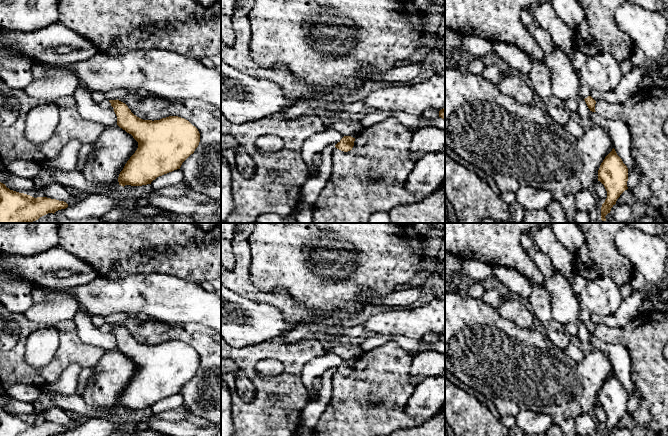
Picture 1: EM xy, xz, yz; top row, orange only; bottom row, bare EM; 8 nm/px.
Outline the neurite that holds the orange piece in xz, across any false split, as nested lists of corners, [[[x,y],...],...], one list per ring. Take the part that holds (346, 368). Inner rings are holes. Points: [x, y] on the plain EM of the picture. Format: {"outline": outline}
{"outline": [[[344,360],[336,369],[335,371],[341,375],[348,376],[352,374],[354,370],[355,362],[351,360]]]}

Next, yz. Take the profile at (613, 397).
{"outline": [[[614,372],[600,389],[598,405],[604,409],[607,415],[607,422],[602,428],[601,436],[610,436],[620,419],[628,413],[628,392]]]}

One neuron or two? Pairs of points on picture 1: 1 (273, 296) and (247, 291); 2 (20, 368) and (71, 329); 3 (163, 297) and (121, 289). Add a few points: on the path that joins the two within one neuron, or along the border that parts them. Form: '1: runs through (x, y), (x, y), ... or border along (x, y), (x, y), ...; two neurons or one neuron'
1: runs through (267, 296), (259, 296), (253, 292); one neuron
2: runs through (38, 373), (47, 373), (69, 351), (69, 347); one neuron
3: runs through (153, 295), (146, 294), (140, 290), (131, 290); one neuron

